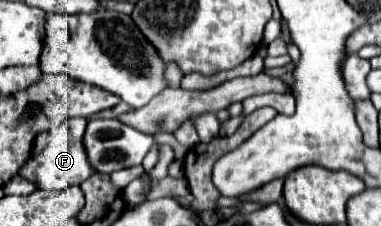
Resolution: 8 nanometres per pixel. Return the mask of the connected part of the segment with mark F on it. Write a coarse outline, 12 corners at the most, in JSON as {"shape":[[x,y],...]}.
{"shape":[[69,118],[18,176],[38,190],[64,190],[94,174]]}

